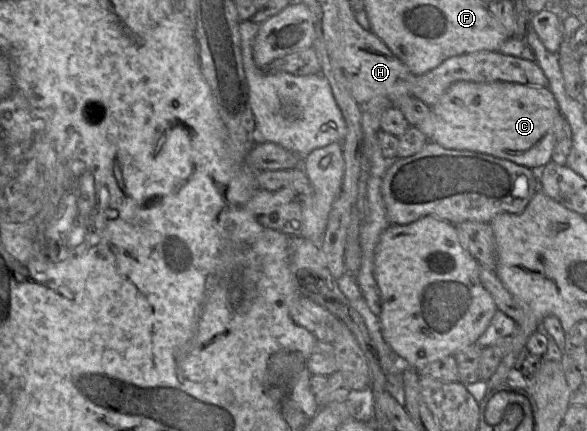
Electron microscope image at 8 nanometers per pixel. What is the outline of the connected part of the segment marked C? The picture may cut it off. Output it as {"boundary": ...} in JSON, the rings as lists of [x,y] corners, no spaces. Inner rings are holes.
{"boundary":[[[457,81],[416,127],[429,141],[447,149],[485,153],[537,171],[552,162],[554,124],[559,115],[558,103],[548,87],[503,81]]]}

